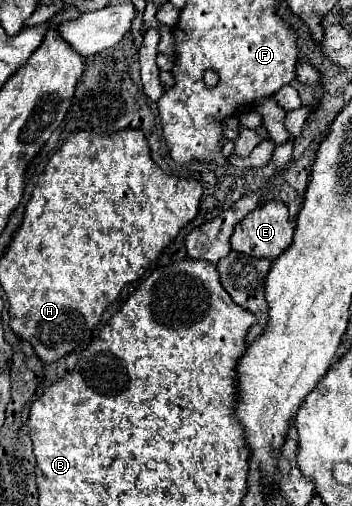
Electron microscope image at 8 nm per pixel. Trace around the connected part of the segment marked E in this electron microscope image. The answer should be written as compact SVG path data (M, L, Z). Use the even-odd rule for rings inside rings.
M271 201L255 211L251 211L231 235L231 249L243 255L251 257L263 257L263 259L277 259L293 241L293 225L289 221L289 211L285 203Z

